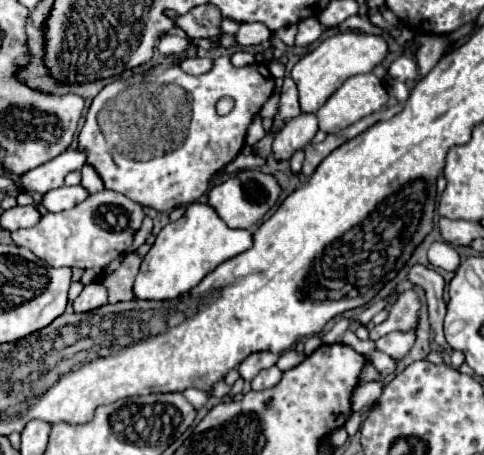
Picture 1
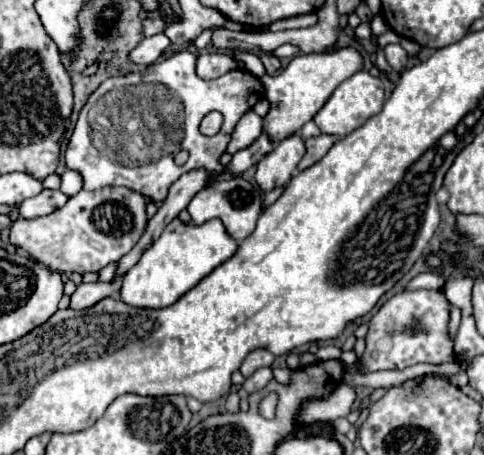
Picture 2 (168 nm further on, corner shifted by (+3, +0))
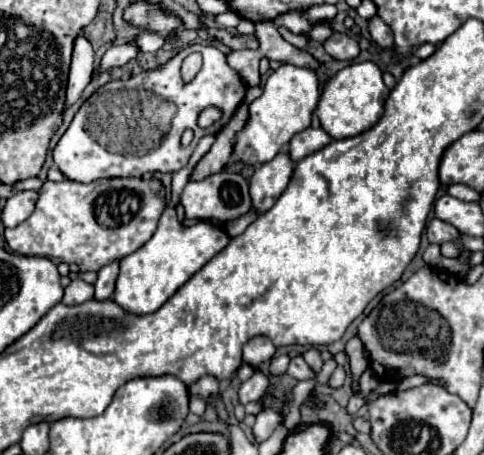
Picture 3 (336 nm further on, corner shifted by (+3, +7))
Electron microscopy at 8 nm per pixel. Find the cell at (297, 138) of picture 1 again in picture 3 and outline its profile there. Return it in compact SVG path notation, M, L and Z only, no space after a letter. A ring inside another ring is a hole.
M281 151L271 161L261 163L251 177L253 209L261 213L271 209L277 197L285 191L293 175L293 169L295 169L295 163L287 151Z

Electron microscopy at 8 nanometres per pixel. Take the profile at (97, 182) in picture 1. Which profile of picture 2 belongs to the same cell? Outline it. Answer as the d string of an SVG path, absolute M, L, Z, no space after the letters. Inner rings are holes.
M65 170L65 172L61 174L61 188L59 188L59 190L61 190L65 196L75 196L81 188L83 188L83 180L81 180L81 176L79 176L77 172Z

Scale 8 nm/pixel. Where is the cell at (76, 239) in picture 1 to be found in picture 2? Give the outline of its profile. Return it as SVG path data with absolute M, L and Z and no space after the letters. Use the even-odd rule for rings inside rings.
M129 188L81 190L65 206L35 220L15 220L9 242L29 258L47 264L57 272L97 272L125 256L147 228L145 196ZM105 230L105 234L101 232Z

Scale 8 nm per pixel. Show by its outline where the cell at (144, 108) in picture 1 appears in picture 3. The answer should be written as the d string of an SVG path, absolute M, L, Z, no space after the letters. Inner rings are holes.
M199 43L189 45L189 47L181 49L175 57L171 57L167 63L163 63L155 69L143 71L137 77L131 77L127 81L109 81L107 85L99 87L81 105L81 109L73 117L69 129L59 139L57 147L53 149L53 161L67 179L79 181L79 183L91 183L95 179L111 179L111 177L141 177L147 171L149 173L175 173L187 165L189 157L193 155L193 151L203 135L217 135L229 123L229 119L237 111L239 103L243 101L245 91L247 91L245 79L227 65L225 55L217 47L199 45ZM193 51L199 51L203 55L203 65L201 65L201 71L195 75L195 79L185 83L181 79L181 63ZM211 105L219 107L223 111L223 117L217 123L213 123L213 127L199 129L197 117L205 107L211 107ZM185 129L191 129L195 133L195 139L191 141L189 147L179 147L179 139Z

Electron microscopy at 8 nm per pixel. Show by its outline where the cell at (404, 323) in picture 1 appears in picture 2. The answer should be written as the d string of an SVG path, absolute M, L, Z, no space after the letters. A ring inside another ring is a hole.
M403 290L405 302L389 300L369 322L365 346L365 370L403 370L427 362L443 364L455 358L453 338L449 338L451 304L441 290Z

